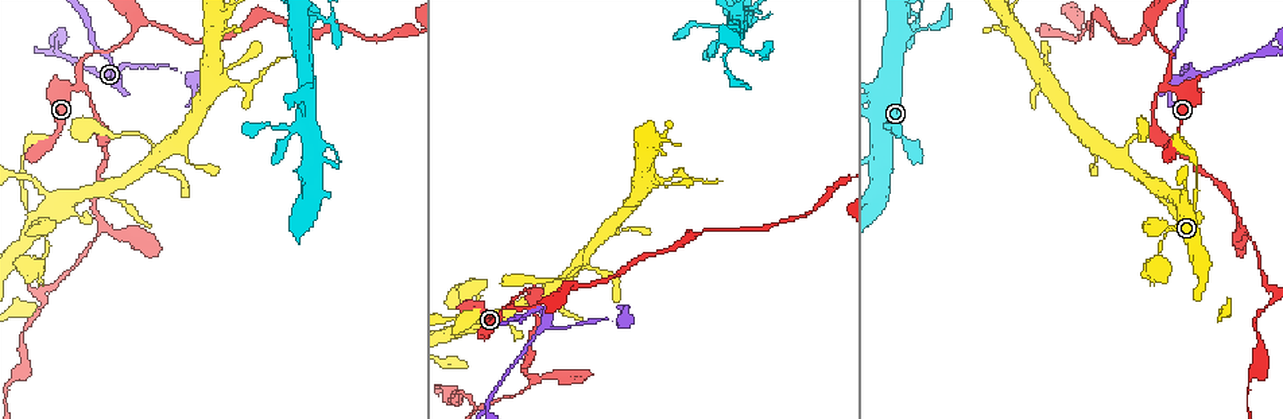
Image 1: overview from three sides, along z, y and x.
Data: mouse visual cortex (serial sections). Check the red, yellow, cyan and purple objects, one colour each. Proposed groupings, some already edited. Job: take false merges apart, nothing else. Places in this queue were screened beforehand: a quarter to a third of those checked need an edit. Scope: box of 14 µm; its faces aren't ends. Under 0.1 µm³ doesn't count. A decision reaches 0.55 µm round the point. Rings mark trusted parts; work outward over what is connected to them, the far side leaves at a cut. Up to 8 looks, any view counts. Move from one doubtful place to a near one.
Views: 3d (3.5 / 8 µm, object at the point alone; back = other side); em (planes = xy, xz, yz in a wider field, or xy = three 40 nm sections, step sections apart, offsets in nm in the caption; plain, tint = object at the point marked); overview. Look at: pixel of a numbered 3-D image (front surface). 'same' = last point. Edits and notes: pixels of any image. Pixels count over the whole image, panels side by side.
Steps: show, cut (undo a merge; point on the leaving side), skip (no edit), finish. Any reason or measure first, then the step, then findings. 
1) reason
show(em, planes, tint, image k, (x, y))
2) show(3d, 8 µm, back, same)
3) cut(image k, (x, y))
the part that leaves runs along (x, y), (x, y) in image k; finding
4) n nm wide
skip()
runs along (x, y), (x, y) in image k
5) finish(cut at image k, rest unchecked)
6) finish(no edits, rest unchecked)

three-way junction
show(3d, 3.5 µm, image 1, (77, 89))

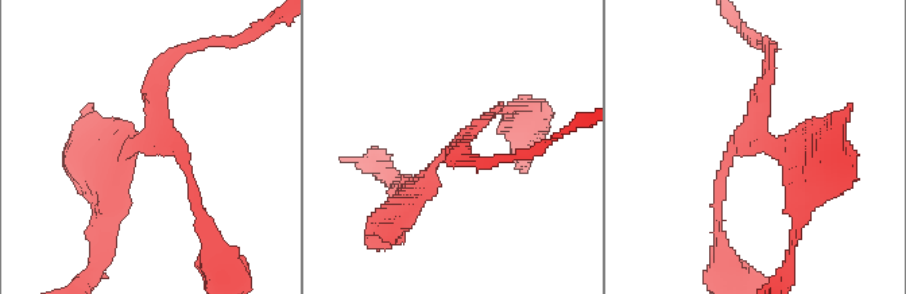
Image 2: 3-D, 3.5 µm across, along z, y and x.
3 arms; arms of 100, 150, 300 nm
show(em, xy, step 1, tint, image 2, (450, 145))

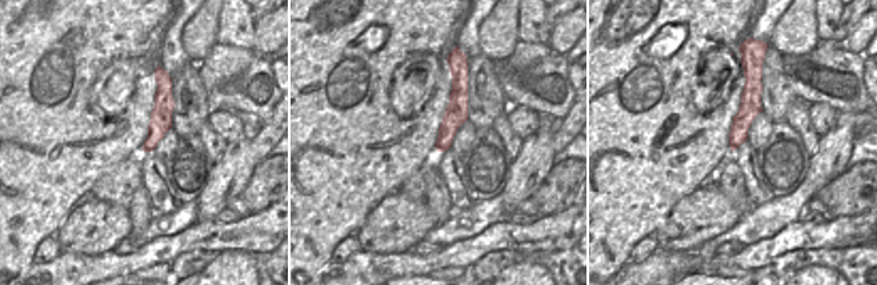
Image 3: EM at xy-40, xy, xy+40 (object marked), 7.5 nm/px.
skip()
runs along (417, 189), (495, 109) in image 2; all the same cell

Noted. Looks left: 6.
three-way junction
show(3d, 8 µm, back, image 1, (569, 285))

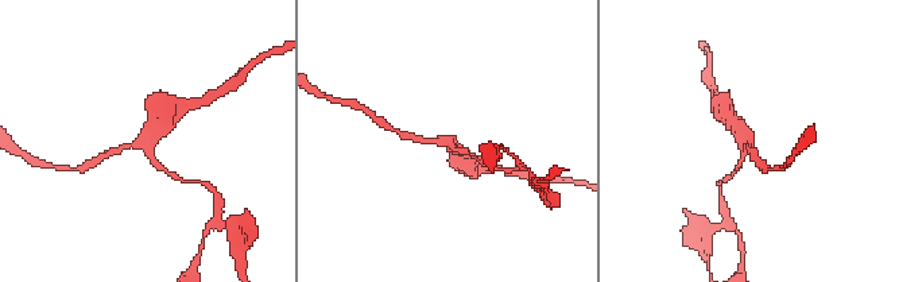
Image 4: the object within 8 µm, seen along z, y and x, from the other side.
3 arms; arms of 150, 200, 350 nm
show(em, xy, step 3, tint, image 4, (148, 147))

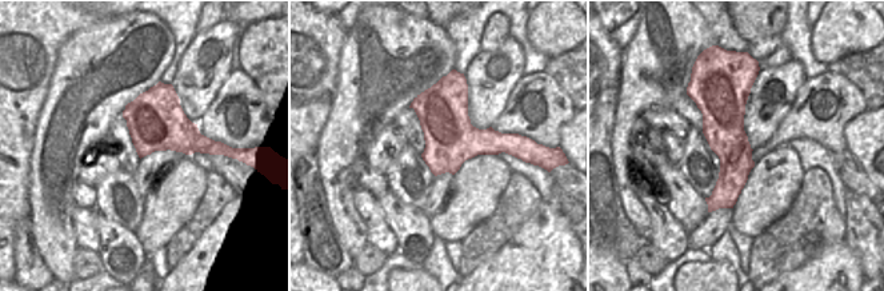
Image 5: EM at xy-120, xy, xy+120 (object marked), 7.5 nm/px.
skip()
runs along (730, 82), (730, 184), (711, 207) in image 5; one cell here

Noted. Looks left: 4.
a fork
show(3d, 3.5 µm, image 1, (99, 225))

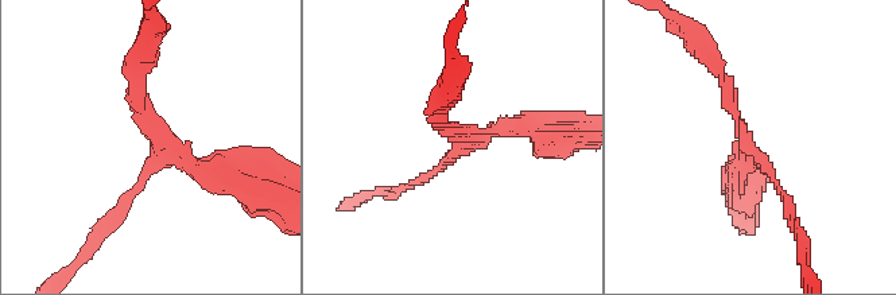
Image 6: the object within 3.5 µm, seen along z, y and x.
3 arms; arms of 100, 200, 250 nm; shape alone is not enough
show(em, xy, step 1, tint, image 6, (457, 132))

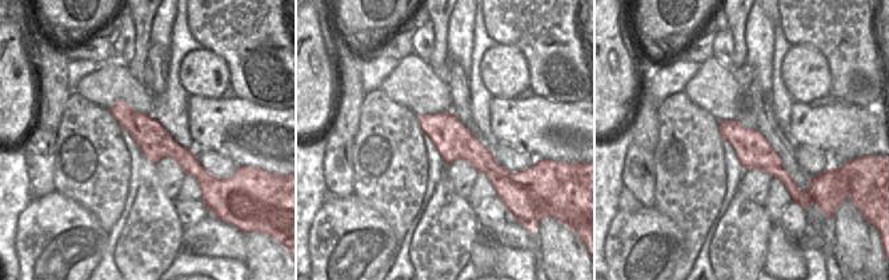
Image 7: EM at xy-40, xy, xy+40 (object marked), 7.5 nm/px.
show(em, xy, step 5, tint, same)

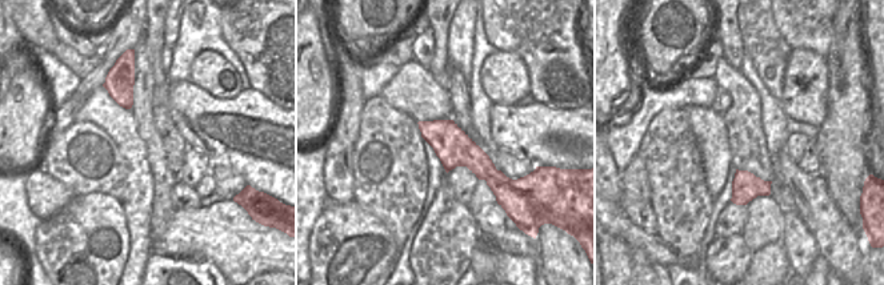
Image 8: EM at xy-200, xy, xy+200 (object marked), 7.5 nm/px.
skip()
runs along (709, 57), (788, 206) in image 6; all the same cell

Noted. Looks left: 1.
finish(no edits, rest unchecked)

